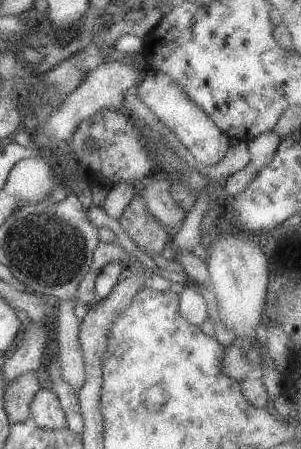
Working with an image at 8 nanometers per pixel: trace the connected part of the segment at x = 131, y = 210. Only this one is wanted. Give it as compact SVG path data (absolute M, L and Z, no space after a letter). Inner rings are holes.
M135 194L130 200L119 222L140 251L162 253L166 243L172 240L172 232L152 212L148 212L141 194Z

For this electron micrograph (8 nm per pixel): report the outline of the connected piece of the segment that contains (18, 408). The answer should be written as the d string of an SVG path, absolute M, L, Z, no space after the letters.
M26 372L8 384L4 391L4 408L10 424L26 423L32 419L31 402L43 386L41 372Z

